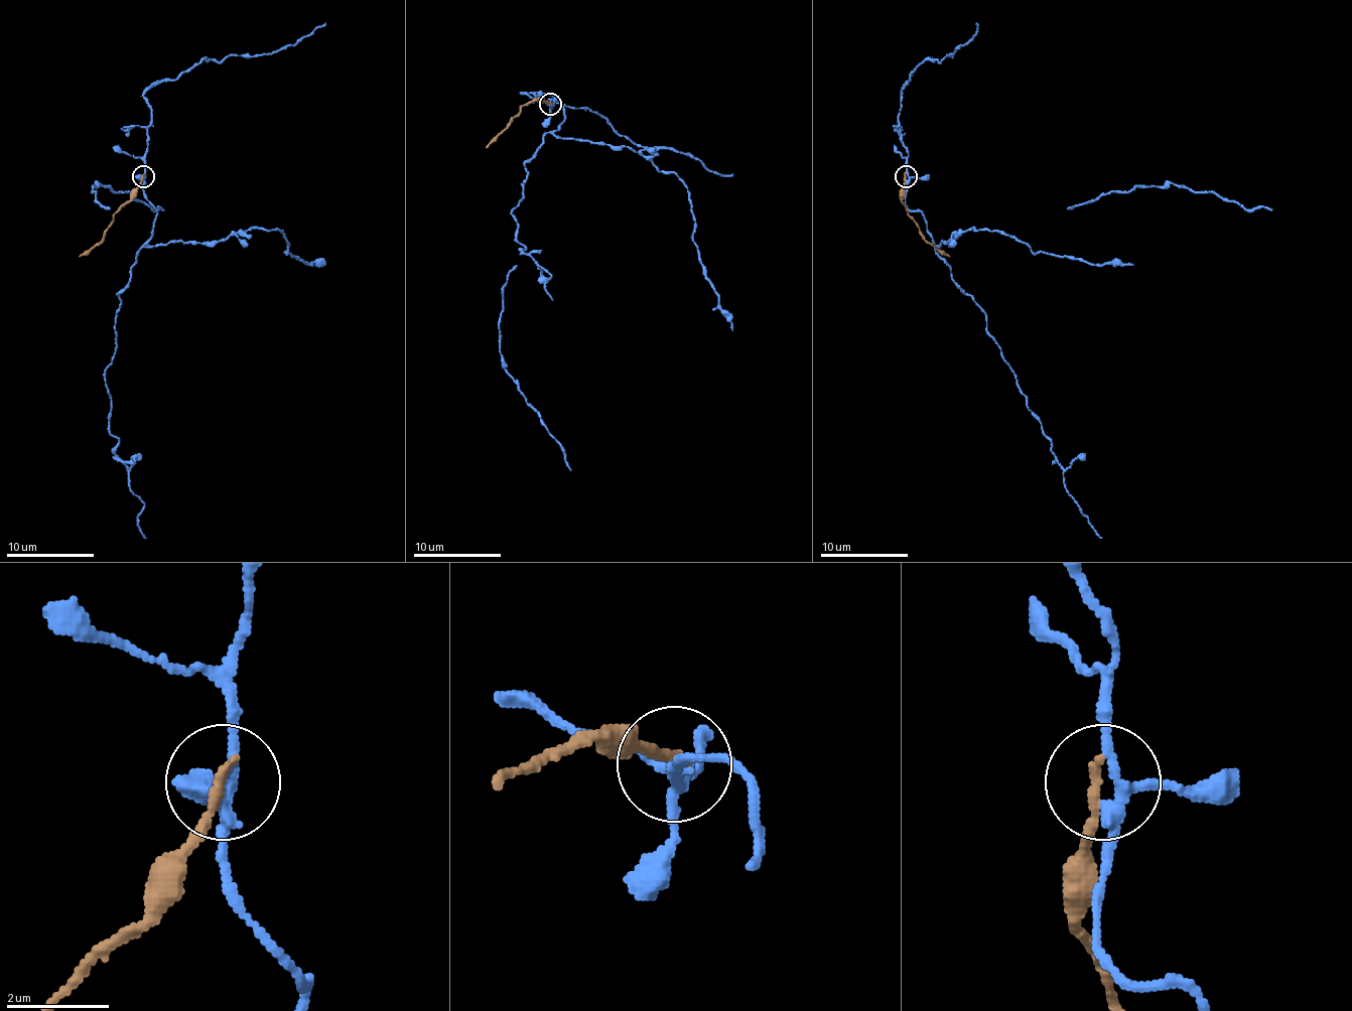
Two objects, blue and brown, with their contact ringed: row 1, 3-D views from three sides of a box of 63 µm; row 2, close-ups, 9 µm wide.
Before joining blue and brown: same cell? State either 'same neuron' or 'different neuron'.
different neuron

